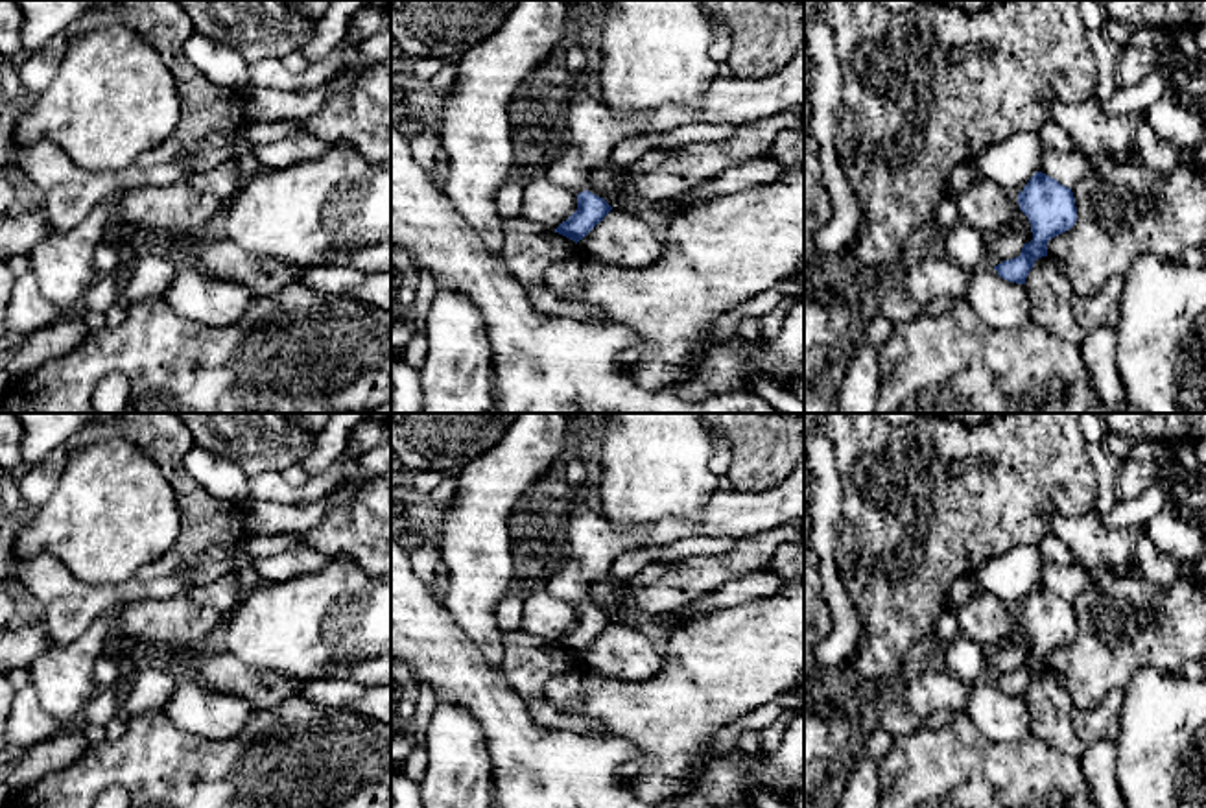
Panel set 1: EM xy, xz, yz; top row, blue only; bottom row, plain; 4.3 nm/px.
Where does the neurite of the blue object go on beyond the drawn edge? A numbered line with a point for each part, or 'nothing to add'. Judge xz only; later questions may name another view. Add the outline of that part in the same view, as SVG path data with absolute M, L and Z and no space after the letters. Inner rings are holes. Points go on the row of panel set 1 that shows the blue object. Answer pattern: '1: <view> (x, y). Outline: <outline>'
1: xz (592, 128). Outline: M804 41L798 44L793 59L778 72L762 79L745 77L717 77L710 90L697 105L679 107L666 105L645 116L616 116L599 98L594 89L577 90L566 96L566 151L548 162L544 177L562 188L572 190L575 196L585 192L585 177L597 166L605 164L612 148L631 137L647 133L668 133L686 124L752 124L765 116L774 116L787 109L804 105Z

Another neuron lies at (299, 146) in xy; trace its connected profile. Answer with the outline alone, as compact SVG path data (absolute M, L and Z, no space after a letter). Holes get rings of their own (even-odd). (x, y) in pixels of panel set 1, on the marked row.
M297 131L271 144L251 146L262 172L271 172L317 159L328 144L310 133Z

